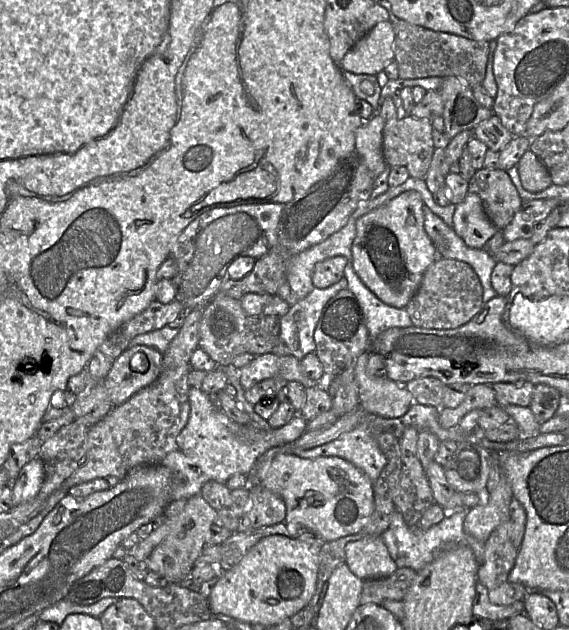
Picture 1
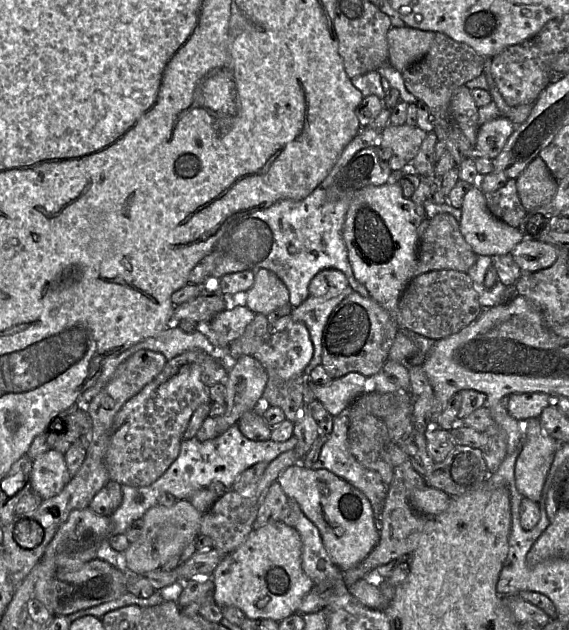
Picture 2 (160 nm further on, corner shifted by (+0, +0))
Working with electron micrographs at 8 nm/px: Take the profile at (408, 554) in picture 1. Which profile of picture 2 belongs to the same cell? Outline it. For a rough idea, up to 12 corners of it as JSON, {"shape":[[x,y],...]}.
{"shape":[[347,412],[314,469],[326,469],[358,488],[378,515],[388,486],[349,451]]}

